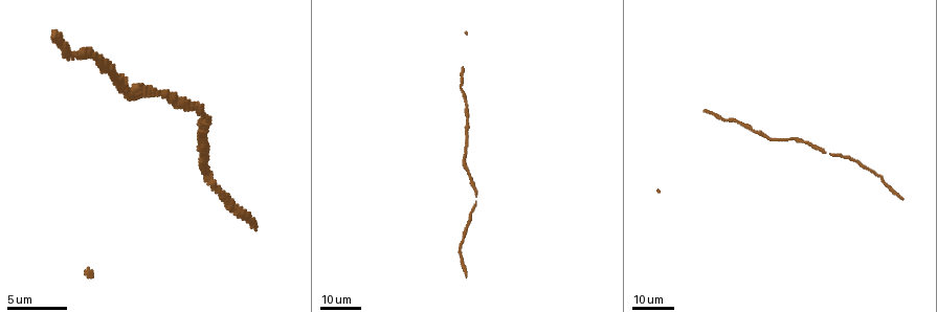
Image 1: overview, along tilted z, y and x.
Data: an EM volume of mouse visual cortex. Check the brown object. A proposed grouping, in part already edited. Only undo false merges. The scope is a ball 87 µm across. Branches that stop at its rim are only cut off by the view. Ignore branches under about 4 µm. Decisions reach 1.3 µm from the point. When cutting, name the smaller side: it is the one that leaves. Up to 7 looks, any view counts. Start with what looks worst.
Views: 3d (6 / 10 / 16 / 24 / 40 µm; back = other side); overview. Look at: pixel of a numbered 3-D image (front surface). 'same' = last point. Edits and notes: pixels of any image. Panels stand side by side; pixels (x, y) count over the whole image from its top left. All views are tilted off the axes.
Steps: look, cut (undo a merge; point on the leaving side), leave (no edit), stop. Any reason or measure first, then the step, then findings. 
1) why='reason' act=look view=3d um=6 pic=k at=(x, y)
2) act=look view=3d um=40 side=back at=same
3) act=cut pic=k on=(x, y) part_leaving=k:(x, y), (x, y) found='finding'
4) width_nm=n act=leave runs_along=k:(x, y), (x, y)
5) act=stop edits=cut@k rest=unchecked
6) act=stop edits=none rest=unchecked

act=look view=3d um=16 pic=1 at=(467, 135)

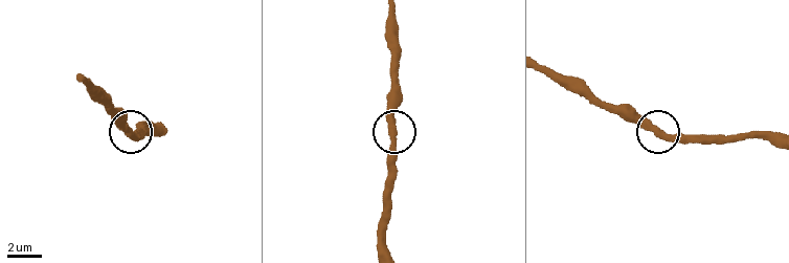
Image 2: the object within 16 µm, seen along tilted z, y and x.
act=look view=3d um=10 pic=2 at=(662, 133)

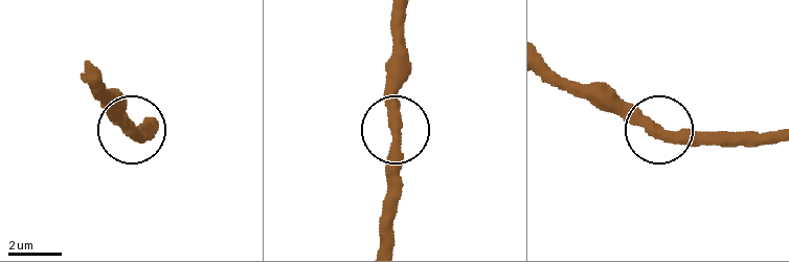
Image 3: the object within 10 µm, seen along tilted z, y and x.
act=leave found='continuous, no second neuron'

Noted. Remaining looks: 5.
why='sudden change in width' act=look view=3d um=16 pic=1 at=(94, 54)

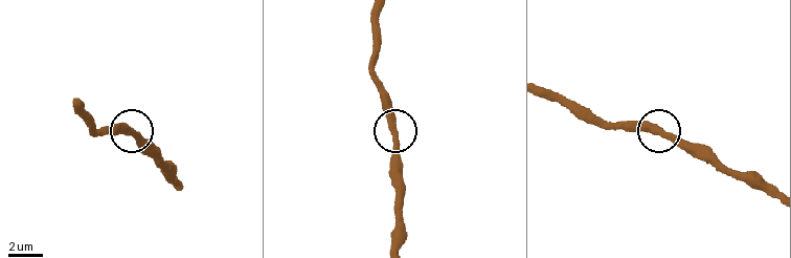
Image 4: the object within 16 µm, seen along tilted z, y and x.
act=look view=3d um=10 pic=4 at=(659, 133)

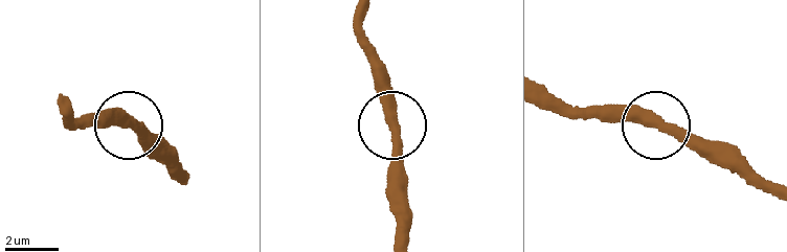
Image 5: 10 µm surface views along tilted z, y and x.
width_nm=400 act=leave runs_along=5:(404, 233), (400, 156), (379, 55) found='continuous, no second neuron'

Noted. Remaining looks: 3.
act=look view=3d um=24 pic=1 at=(222, 189)

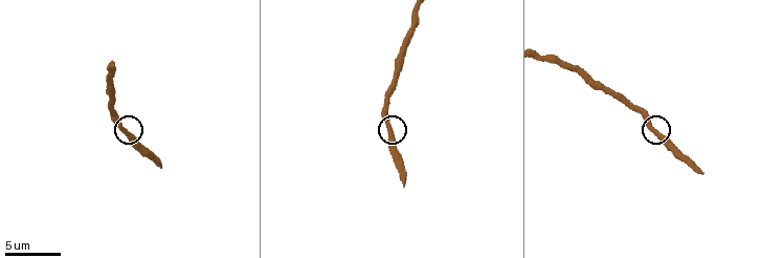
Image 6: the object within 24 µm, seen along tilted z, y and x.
act=look view=3d um=6 pic=6 at=(390, 131)

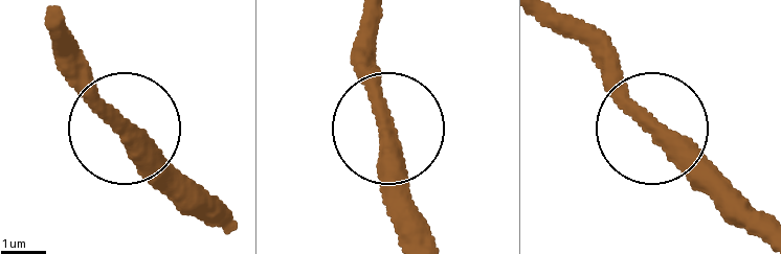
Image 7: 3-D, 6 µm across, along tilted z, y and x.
act=leave runs_along=7:(60, 19), (86, 92), (181, 213) found='one neuron here'

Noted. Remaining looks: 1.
act=stop edits=none rest=unchecked

